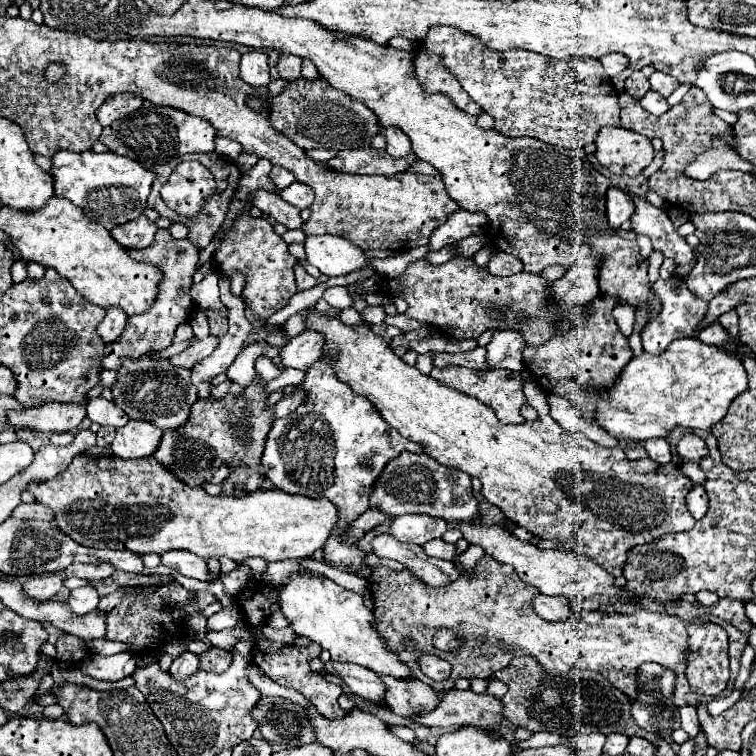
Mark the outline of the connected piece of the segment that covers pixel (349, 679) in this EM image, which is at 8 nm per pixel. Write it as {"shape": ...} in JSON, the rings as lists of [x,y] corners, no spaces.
{"shape":[[[327,661],[327,663],[323,663],[323,667],[327,673],[337,675],[351,689],[351,693],[355,693],[367,701],[383,703],[385,685],[373,671],[369,671],[361,665],[335,663],[335,661]]]}

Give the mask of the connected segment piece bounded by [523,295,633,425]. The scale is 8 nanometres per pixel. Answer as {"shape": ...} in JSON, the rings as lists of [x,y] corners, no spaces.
{"shape":[[[599,295],[589,303],[589,315],[585,319],[569,323],[567,329],[561,329],[553,335],[553,339],[539,347],[527,345],[523,349],[523,365],[529,371],[531,381],[549,395],[565,397],[579,411],[583,421],[591,425],[597,423],[597,399],[585,393],[589,383],[595,383],[599,389],[611,387],[633,357],[629,339],[619,331],[611,315],[615,305],[619,305],[617,297]]]}

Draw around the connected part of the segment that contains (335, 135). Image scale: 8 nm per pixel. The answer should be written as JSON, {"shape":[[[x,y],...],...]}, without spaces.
{"shape":[[[317,77],[313,81],[309,79],[295,79],[289,81],[289,85],[285,87],[283,93],[275,95],[271,99],[271,125],[283,133],[289,135],[289,139],[293,139],[301,149],[335,149],[335,151],[343,151],[343,149],[361,149],[361,147],[371,147],[371,137],[375,137],[379,133],[379,123],[377,117],[365,107],[365,103],[361,103],[359,99],[353,99],[351,95],[329,87],[325,77]]]}

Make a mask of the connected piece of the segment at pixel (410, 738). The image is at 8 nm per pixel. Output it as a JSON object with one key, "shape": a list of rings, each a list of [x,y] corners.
{"shape":[[[388,725],[393,734],[405,742],[413,743],[416,739],[415,732],[407,726]]]}

